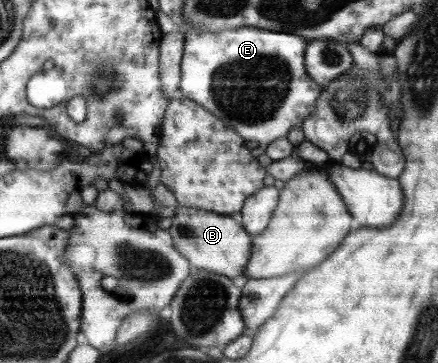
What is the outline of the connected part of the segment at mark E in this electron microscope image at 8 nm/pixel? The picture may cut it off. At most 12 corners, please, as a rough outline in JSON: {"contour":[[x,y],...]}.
{"contour":[[183,32],[180,93],[255,157],[314,112],[307,39]]}

